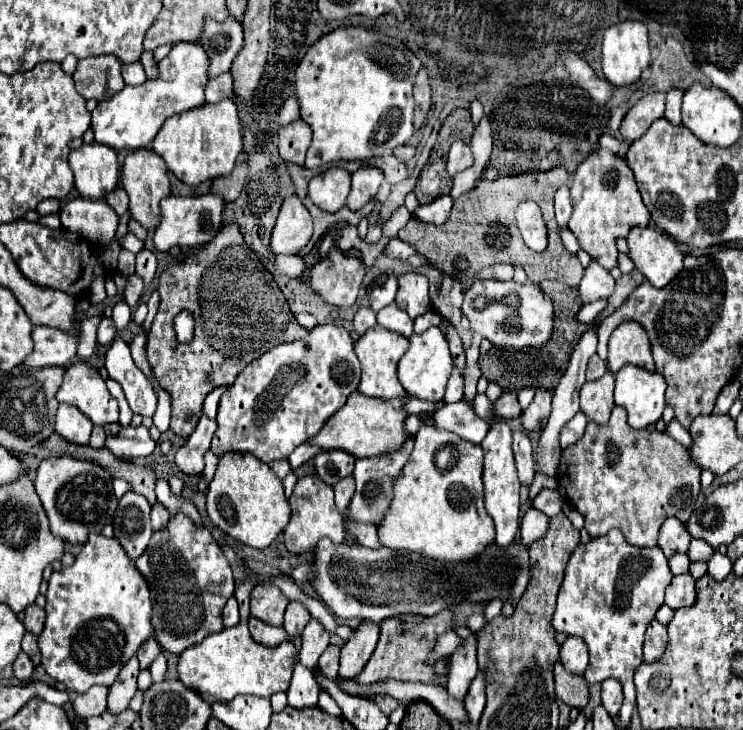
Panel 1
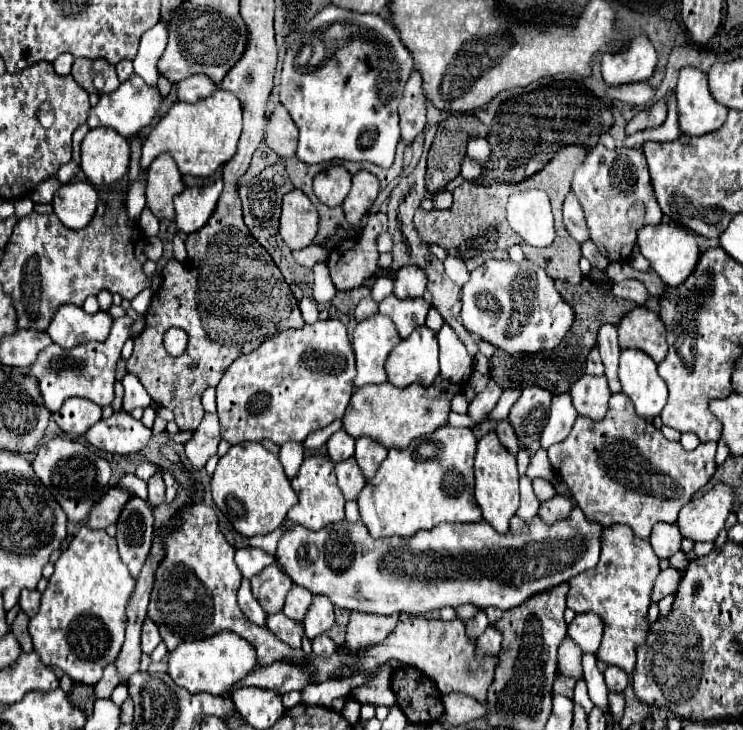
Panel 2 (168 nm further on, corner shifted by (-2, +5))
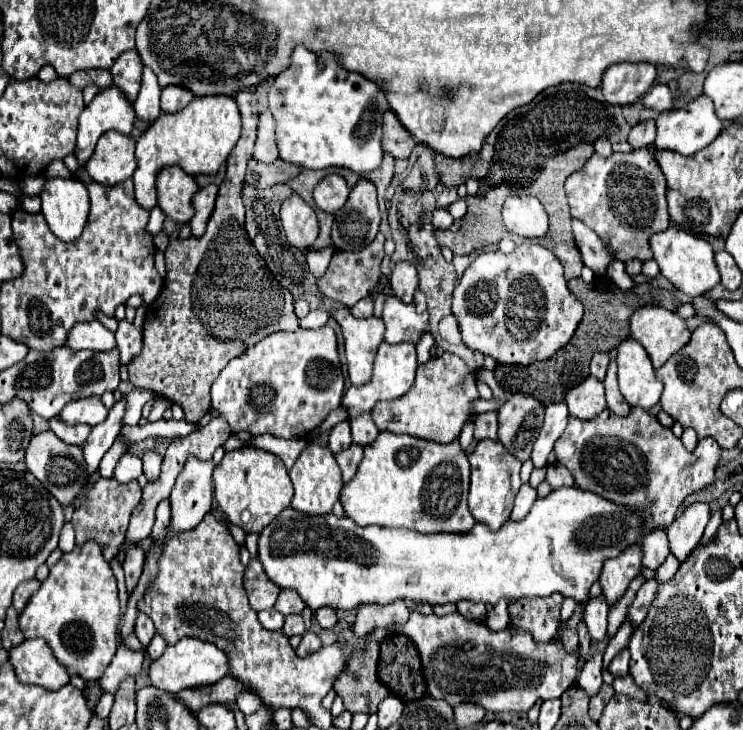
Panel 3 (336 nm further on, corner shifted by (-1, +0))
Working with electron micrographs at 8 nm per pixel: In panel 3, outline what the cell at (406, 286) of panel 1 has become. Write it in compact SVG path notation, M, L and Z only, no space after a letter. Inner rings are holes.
M399 261L389 277L389 283L391 283L391 289L393 293L405 301L405 303L411 303L413 301L413 291L417 289L417 269L413 263L409 261Z

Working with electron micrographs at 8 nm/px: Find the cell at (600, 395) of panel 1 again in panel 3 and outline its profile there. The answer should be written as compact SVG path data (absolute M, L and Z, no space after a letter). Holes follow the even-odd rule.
M587 377L569 393L565 395L565 403L569 407L569 413L579 419L593 419L597 417L607 405L605 405L605 387L599 379Z

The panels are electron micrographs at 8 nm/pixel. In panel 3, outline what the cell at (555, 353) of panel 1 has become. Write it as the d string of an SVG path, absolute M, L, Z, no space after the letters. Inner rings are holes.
M597 277L597 281L593 281L593 283L585 283L583 279L571 279L569 289L577 295L577 299L583 301L583 307L585 307L585 315L583 315L573 339L567 343L567 347L557 351L557 355L553 355L547 361L533 363L527 367L499 365L495 371L495 377L505 391L509 391L509 393L523 391L523 395L531 395L537 401L541 401L543 405L549 405L549 397L551 397L551 403L559 403L565 399L565 395L571 387L575 387L581 379L585 379L589 375L589 361L595 355L595 351L609 353L623 339L629 337L629 317L633 315L635 309L639 309L643 305L663 305L673 311L681 305L681 301L675 295L669 295L667 291L649 291L649 287L645 287L645 285L637 285L633 291L621 291L613 281L607 281L607 277L605 279Z

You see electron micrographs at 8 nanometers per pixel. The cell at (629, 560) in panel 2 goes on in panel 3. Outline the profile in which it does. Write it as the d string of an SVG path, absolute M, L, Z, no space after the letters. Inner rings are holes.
M637 543L635 547L629 547L629 551L623 551L619 557L607 559L603 573L599 577L603 595L607 597L609 605L613 605L619 597L625 595L629 583L637 577L641 569L641 545Z

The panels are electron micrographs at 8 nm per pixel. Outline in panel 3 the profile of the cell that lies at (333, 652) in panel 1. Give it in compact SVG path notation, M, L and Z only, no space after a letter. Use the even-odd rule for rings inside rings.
M307 631L307 633L303 633L301 643L299 643L299 647L295 649L295 653L297 653L299 657L305 657L305 655L309 655L309 653L317 651L319 647L321 647L321 639L319 639L315 633Z

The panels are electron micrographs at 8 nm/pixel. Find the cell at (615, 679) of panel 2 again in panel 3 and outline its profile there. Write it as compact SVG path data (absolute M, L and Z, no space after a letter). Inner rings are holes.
M627 647L613 657L613 661L609 665L609 671L613 673L613 677L625 677L629 673L629 659L631 659L631 655L629 655Z

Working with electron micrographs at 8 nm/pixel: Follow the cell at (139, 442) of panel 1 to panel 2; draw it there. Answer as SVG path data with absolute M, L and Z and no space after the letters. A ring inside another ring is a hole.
M114 412L108 420L96 422L84 436L88 444L110 454L140 454L152 438L152 430L126 412Z

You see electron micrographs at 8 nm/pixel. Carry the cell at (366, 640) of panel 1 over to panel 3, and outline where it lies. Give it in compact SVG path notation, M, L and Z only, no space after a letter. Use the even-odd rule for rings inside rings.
M393 601L389 605L367 603L357 609L357 621L353 625L355 635L367 635L377 627L401 627L409 619L409 607L405 601Z

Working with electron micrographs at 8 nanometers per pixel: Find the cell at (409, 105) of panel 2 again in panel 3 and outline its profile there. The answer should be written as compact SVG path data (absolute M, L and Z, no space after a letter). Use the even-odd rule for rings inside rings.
M387 111L383 117L381 145L383 145L383 151L393 155L395 159L409 159L409 155L415 147L413 137L401 127L399 119L391 111Z

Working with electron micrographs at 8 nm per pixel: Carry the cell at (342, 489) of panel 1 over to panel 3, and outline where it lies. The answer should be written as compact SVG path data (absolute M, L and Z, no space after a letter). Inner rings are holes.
M353 443L349 449L335 455L337 463L341 467L341 473L343 473L343 481L349 481L355 475L359 461L361 461L361 455L363 455L363 447L357 443Z

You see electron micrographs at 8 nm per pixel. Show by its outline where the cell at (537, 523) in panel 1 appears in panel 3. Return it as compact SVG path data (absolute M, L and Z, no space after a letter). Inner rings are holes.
M529 483L527 485L521 485L521 489L519 489L517 497L515 497L511 519L513 521L521 521L529 513L529 507L535 503L535 499L537 499L537 491Z

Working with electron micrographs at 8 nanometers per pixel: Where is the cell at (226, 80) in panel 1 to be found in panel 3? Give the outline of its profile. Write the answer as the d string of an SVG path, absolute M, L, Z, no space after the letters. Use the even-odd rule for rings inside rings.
M169 85L161 89L161 111L175 113L185 105L189 105L191 99L193 99L191 91L185 91L183 87L177 87L177 85Z

